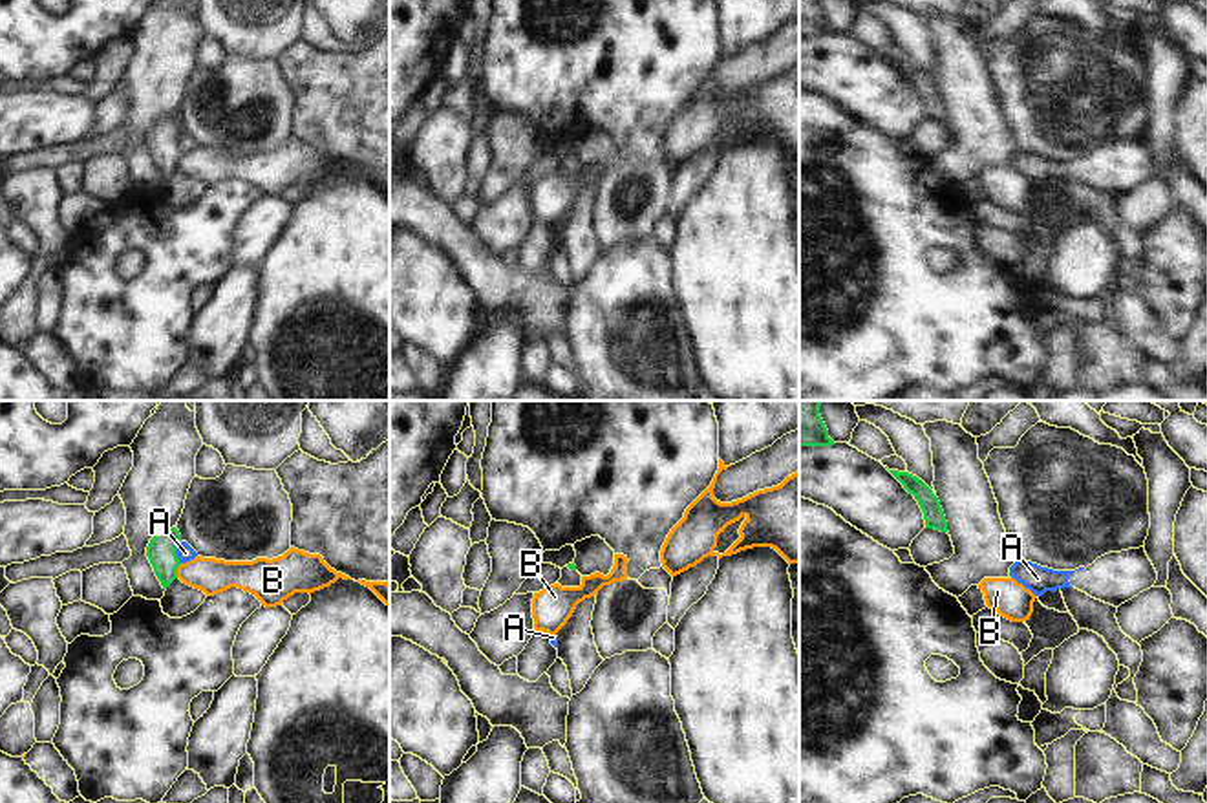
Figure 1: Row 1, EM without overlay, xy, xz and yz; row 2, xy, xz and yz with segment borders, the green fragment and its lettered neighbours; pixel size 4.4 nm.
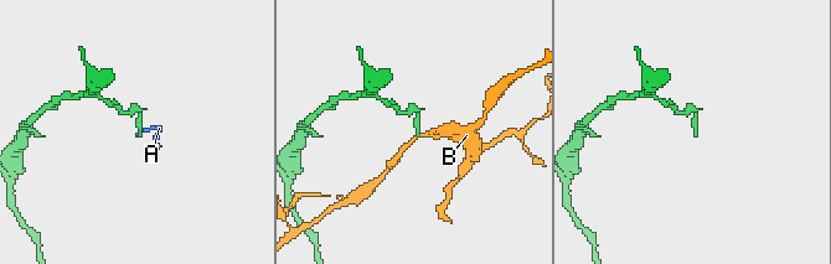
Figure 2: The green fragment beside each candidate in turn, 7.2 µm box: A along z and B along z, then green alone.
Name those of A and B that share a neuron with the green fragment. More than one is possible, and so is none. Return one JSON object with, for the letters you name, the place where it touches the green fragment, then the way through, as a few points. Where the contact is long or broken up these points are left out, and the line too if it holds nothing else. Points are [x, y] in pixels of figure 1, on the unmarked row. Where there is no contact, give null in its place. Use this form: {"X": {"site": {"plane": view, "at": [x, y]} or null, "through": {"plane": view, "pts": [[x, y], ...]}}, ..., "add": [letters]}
{"add": []}

